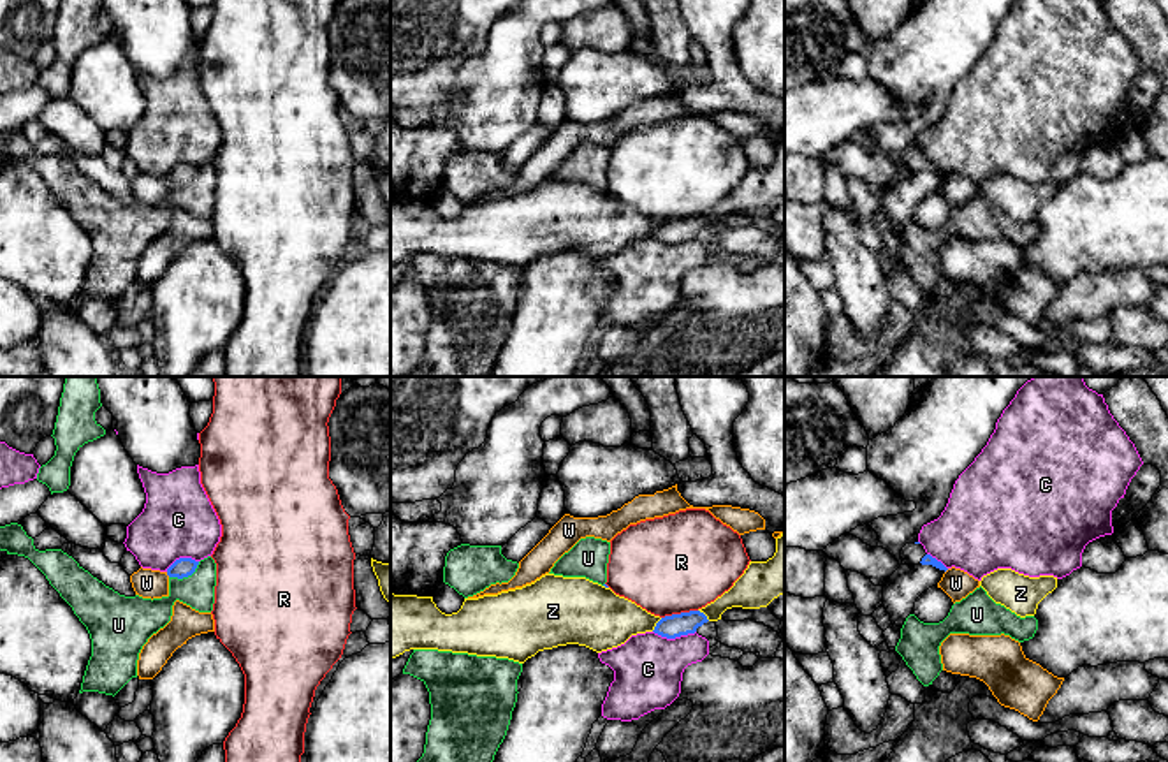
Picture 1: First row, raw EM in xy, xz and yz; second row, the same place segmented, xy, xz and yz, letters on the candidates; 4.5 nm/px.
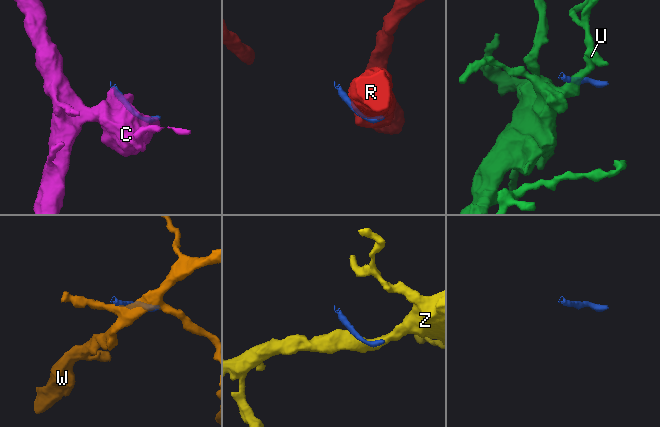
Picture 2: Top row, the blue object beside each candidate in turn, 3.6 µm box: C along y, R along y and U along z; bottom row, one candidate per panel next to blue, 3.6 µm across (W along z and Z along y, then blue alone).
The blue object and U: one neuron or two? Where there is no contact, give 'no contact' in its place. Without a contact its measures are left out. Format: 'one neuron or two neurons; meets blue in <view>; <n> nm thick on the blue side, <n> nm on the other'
two neurons; meets blue in xy; 90 nm thick on the blue side, 160 nm on the other

